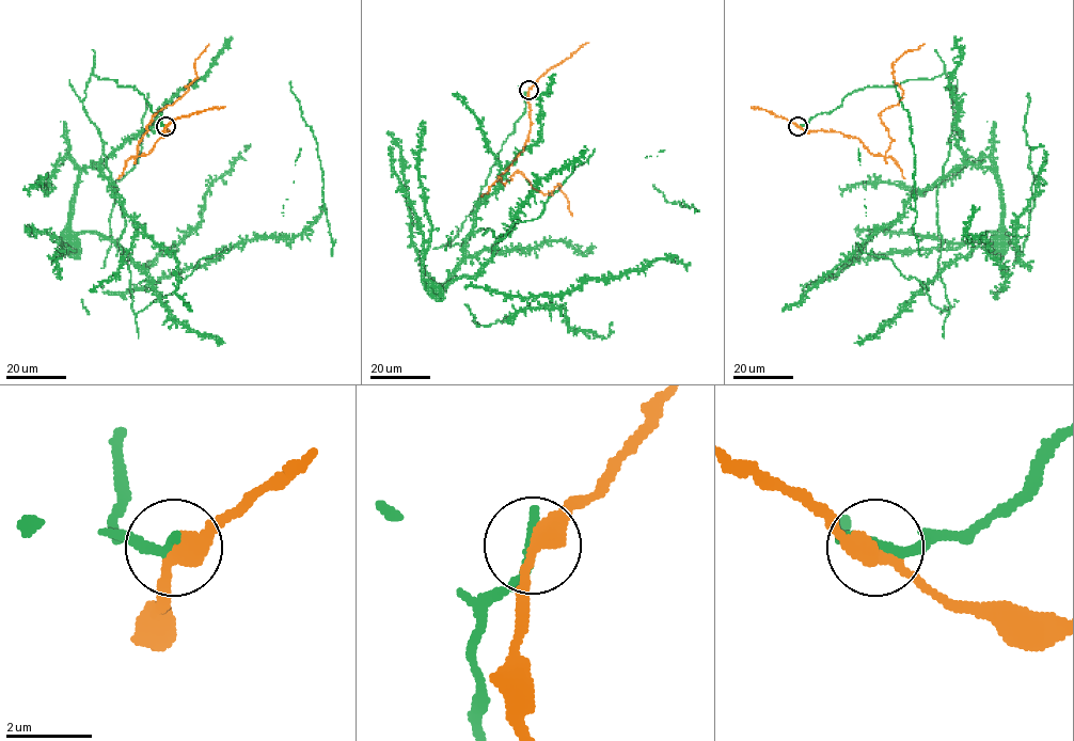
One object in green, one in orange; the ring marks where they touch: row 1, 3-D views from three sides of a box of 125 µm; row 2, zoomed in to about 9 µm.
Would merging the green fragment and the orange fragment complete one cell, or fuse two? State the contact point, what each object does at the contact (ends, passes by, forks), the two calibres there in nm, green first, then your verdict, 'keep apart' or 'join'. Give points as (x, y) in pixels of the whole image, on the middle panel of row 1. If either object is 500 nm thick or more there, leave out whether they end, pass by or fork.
(528, 90) | green ends | orange passes by | 300/380 nm | keep apart

